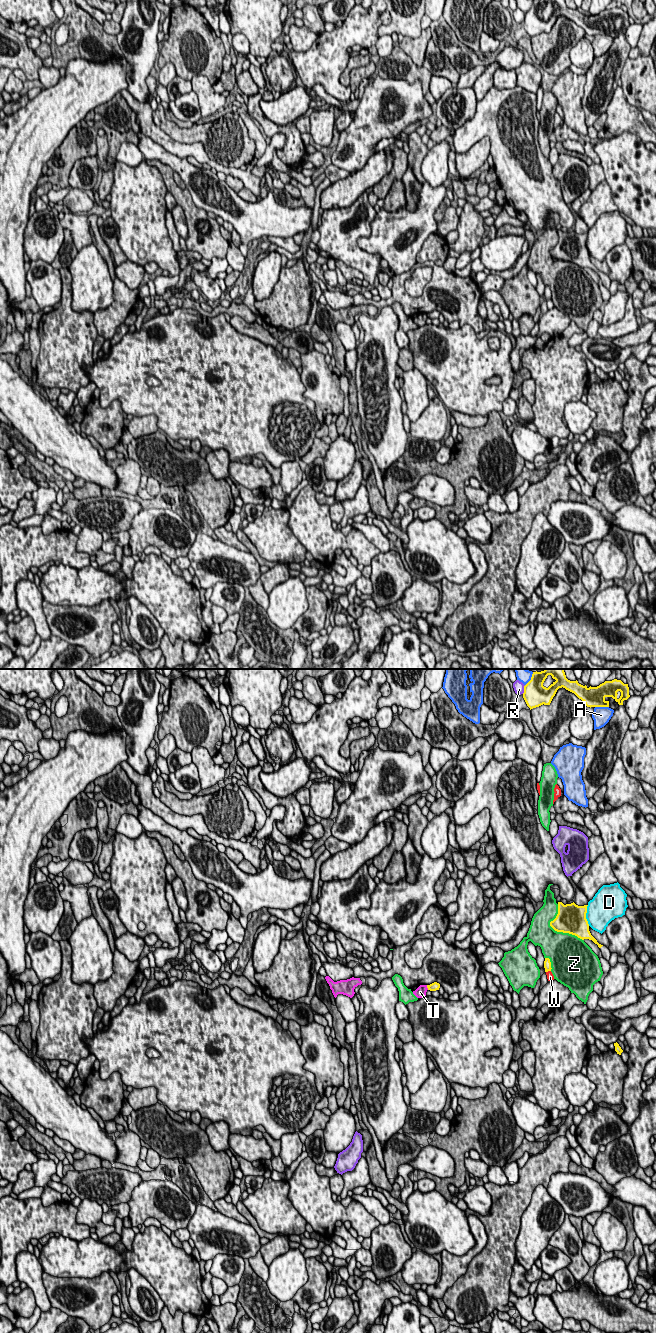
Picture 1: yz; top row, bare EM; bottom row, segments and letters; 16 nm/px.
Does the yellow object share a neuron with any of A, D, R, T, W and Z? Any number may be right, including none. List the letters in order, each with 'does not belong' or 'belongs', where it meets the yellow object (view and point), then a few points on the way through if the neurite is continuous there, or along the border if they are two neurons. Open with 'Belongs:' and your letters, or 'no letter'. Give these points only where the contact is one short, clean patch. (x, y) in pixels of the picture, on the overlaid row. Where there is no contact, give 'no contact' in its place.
Belongs: no letter
A: does not belong | yz (602, 706)
D: does not belong | yz (585, 915)
R: does not belong | yz (524, 689)
T: does not belong | yz (427, 987) | along yz (426, 985), (428, 989)
W: does not belong | yz (548, 970)
Z: does not belong | yz (556, 930)

